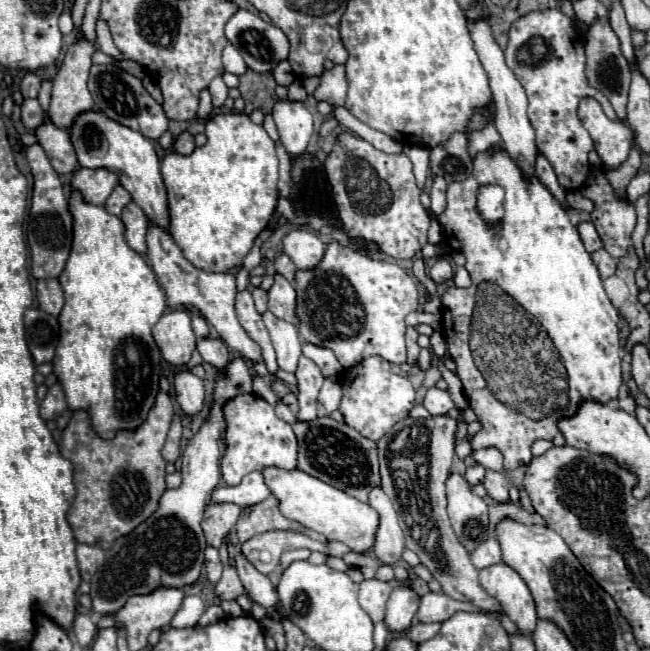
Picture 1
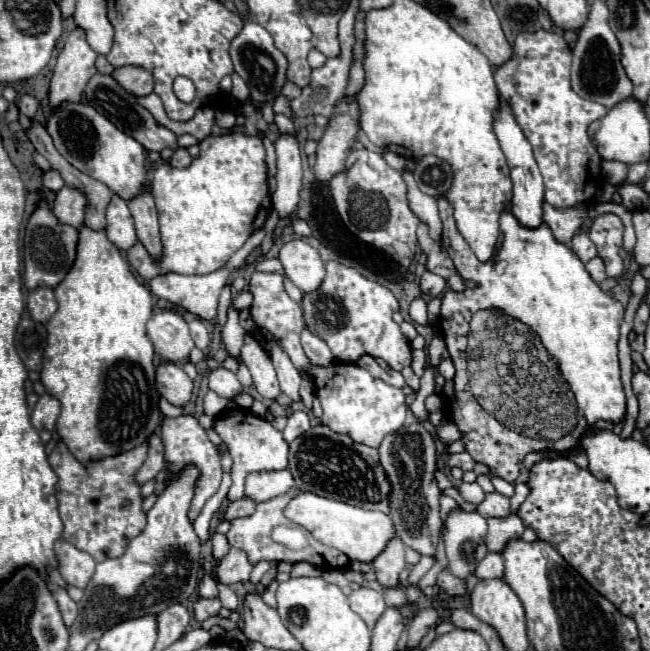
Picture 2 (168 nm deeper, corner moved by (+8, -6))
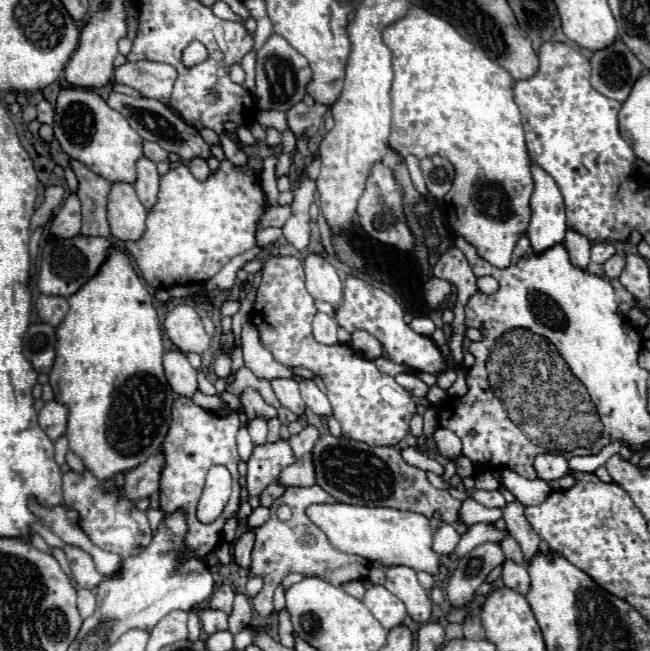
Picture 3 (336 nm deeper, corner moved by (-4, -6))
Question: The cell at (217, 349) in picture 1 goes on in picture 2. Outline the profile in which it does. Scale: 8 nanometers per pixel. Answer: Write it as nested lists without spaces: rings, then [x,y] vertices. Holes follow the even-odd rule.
[[[218,366],[210,372],[210,390],[226,400],[234,400],[242,392],[242,384],[238,382],[234,372]]]

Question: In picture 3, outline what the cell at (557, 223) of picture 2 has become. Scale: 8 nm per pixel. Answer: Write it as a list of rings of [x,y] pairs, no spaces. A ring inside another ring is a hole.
[[[568,228],[564,246],[566,246],[568,254],[570,254],[572,264],[576,264],[580,268],[588,266],[588,262],[590,262],[590,240],[584,234],[578,234],[576,230]]]

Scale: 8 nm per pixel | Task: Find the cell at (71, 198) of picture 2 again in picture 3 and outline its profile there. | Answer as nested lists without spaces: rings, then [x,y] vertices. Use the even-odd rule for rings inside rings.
[[[72,192],[66,202],[62,204],[62,208],[58,210],[50,234],[58,236],[58,238],[72,238],[76,234],[80,234],[80,226],[82,226],[82,212],[80,212],[80,198]]]

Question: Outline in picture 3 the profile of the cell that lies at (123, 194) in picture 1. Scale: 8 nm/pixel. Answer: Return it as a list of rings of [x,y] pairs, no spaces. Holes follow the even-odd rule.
[[[70,160],[70,166],[78,178],[76,194],[80,196],[82,202],[82,234],[110,238],[106,206],[108,206],[108,194],[112,184],[102,176],[94,174],[78,160]]]

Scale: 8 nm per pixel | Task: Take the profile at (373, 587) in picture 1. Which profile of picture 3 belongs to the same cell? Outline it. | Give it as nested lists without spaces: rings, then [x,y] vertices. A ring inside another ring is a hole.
[[[368,586],[362,602],[386,630],[402,624],[406,616],[402,600],[396,598],[392,592],[388,592],[384,586]]]

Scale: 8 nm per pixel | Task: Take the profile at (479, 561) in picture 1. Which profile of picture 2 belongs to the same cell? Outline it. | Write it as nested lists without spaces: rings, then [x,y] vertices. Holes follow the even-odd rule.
[[[488,554],[476,568],[478,578],[502,578],[504,576],[504,560],[502,554]]]

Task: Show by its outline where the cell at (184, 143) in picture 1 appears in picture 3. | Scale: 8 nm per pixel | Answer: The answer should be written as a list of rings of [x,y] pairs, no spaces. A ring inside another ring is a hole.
[[[192,158],[186,166],[190,168],[190,172],[192,172],[198,180],[206,180],[206,178],[210,176],[210,168],[208,168],[206,160],[202,160],[202,158]]]

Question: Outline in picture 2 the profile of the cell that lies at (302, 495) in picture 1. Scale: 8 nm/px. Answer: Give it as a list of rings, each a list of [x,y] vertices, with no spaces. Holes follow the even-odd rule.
[[[300,492],[296,498],[292,498],[284,510],[284,516],[304,526],[322,544],[340,550],[350,560],[358,560],[358,562],[372,562],[384,550],[384,544],[388,544],[388,540],[396,536],[396,528],[388,514],[362,510],[338,500],[316,496],[312,492]]]

